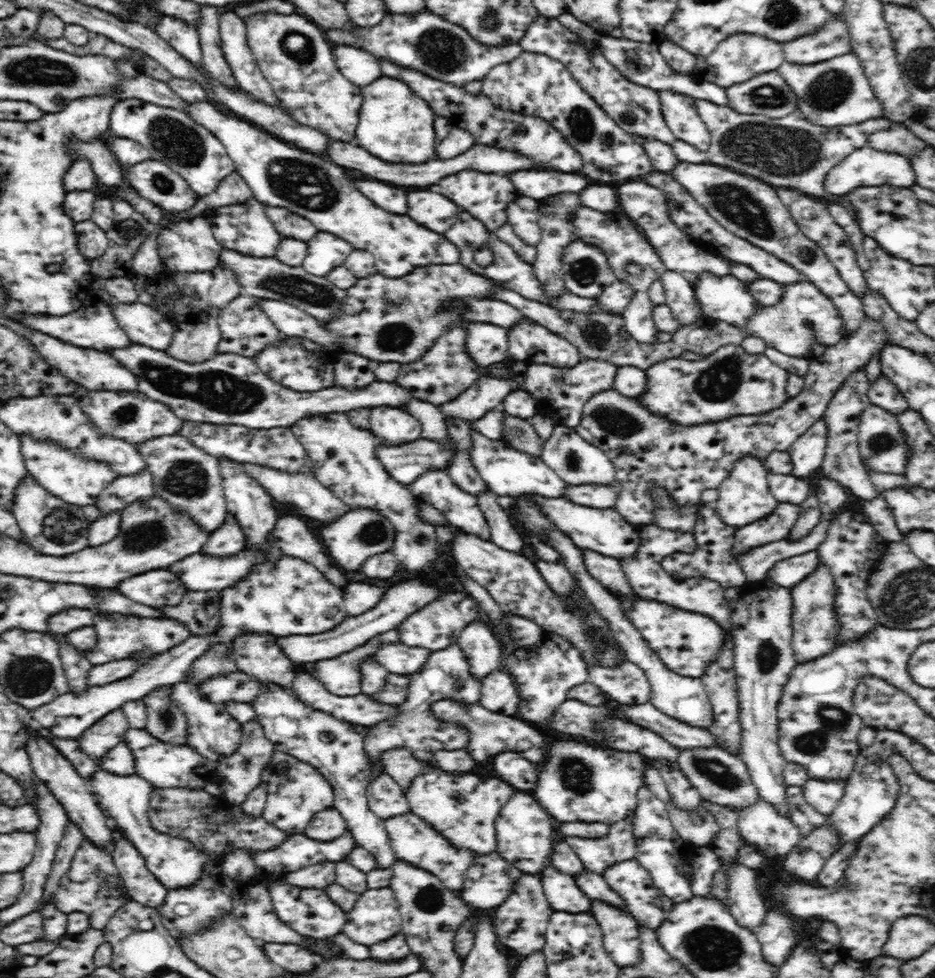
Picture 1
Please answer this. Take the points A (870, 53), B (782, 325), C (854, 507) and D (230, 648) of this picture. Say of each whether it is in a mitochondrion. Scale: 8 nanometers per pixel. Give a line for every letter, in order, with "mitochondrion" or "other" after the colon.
A: other
B: mitochondrion
C: other
D: other

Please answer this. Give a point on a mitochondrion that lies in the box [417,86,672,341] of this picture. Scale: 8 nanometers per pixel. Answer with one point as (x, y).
(579, 121)

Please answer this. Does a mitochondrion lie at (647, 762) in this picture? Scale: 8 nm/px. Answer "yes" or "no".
no

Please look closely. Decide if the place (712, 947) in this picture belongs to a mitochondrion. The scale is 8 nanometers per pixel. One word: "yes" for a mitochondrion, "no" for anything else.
yes

